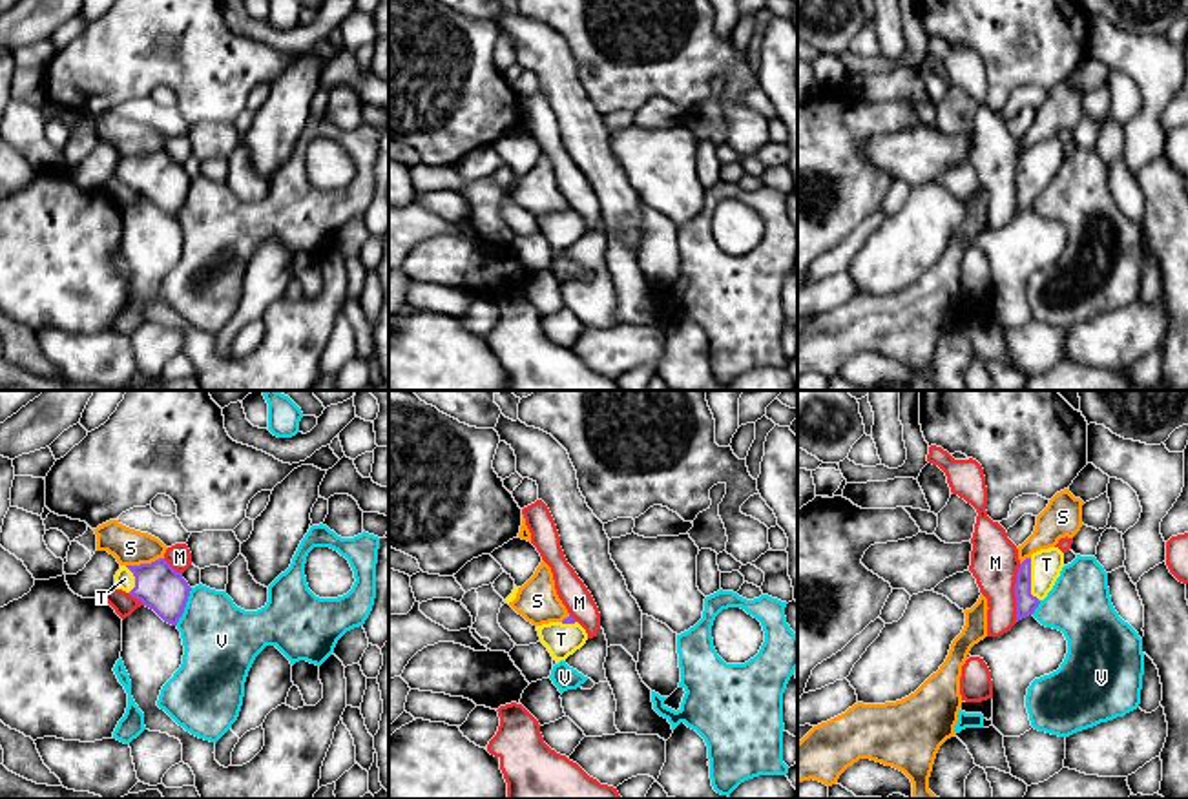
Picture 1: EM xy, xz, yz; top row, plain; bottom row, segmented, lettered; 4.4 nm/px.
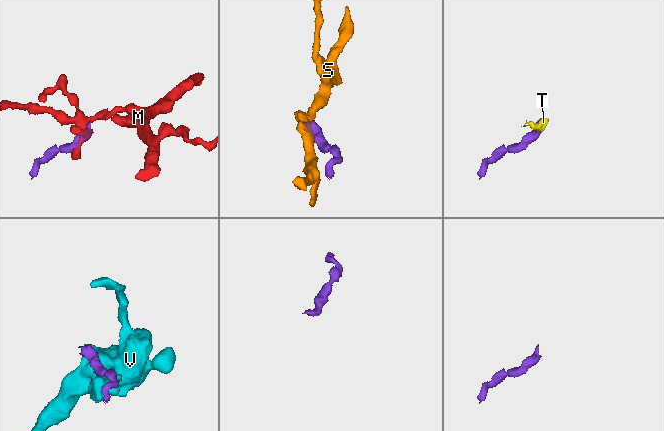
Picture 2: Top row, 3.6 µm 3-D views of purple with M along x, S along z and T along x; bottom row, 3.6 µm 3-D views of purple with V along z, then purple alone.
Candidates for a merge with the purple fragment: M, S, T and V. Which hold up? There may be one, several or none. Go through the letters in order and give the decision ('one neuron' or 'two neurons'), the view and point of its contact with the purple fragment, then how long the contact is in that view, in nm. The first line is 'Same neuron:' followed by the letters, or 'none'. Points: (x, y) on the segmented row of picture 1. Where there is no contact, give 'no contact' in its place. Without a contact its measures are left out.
Same neuron: T
M: two neurons; meets purple in yz at (1015, 593); contact 260 nm long
S: two neurons; meets purple in xy at (145, 564); contact 170 nm long
T: one neuron; meets purple in yz at (1030, 581); contact 200 nm long
V: two neurons; meets purple in xy at (185, 606); contact 180 nm long

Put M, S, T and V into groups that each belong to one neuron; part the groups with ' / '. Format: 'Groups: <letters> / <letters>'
Groups: M / S / T / V

